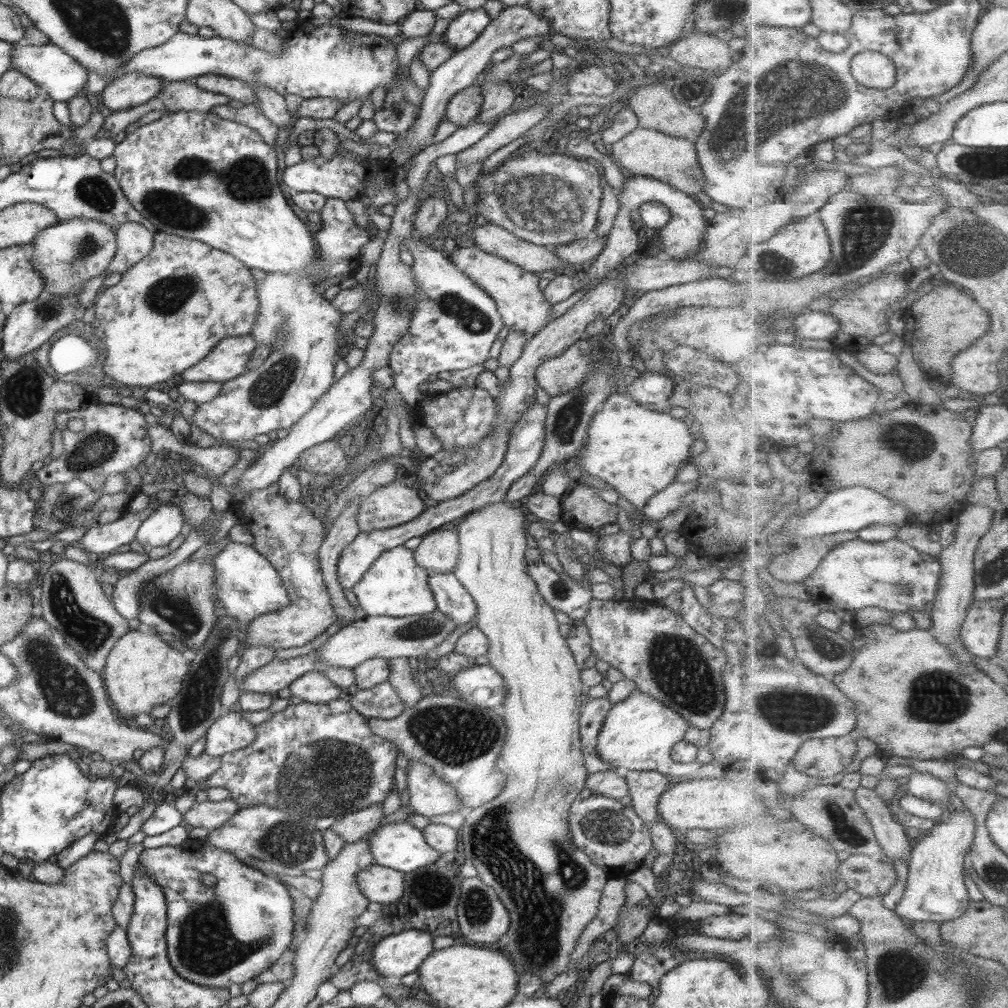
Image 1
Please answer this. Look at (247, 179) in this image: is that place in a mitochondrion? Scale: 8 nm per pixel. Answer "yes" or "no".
yes

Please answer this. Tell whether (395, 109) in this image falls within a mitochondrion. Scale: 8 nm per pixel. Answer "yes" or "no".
yes

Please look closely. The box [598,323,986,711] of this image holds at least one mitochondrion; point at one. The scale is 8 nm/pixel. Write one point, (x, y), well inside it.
(911, 442)

